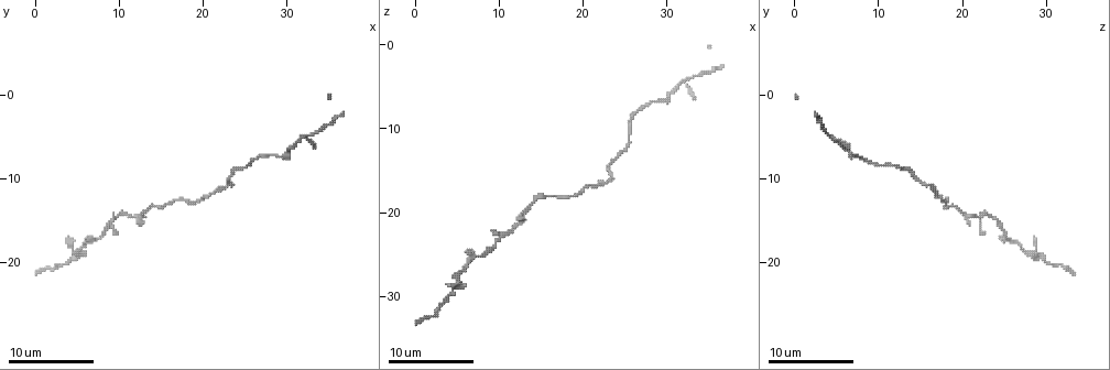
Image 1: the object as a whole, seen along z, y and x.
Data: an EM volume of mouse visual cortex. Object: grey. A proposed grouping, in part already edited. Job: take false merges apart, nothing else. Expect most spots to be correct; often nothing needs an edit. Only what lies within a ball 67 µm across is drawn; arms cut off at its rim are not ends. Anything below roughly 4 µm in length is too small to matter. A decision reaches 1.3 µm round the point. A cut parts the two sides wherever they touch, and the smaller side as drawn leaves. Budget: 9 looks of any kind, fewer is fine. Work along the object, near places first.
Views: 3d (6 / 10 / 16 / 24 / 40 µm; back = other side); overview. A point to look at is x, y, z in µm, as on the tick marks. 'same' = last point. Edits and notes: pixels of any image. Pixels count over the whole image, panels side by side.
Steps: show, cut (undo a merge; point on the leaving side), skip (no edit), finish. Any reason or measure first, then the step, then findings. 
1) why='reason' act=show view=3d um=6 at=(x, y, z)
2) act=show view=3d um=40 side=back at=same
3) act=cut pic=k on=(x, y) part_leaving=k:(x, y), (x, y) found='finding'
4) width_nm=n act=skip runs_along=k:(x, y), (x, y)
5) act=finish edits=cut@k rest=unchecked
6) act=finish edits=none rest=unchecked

why='calibre changes' act=show view=3d um=6 at=(13.2, 14.0, 20.2)

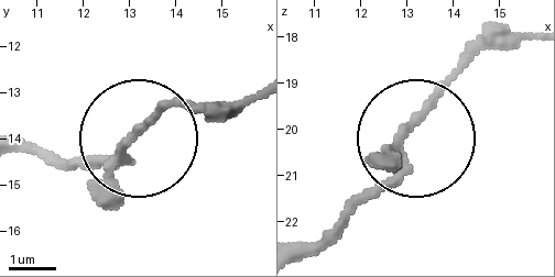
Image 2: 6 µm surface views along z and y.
why='from behind' act=show view=3d um=6 side=back at=(13.00, 14.00, 20.05)

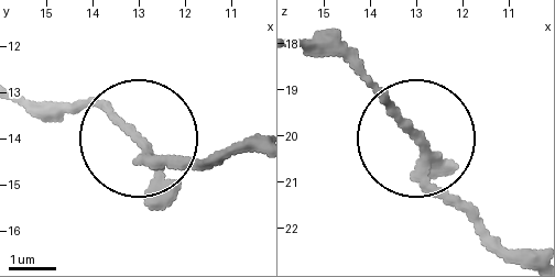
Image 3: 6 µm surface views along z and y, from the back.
act=skip runs_along=3:(301, 50), (348, 69), (486, 231) found='all the same neuron'

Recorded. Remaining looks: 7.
why='sudden change in width' act=show view=3d um=16 at=(26.0, 8.0, 9.0)

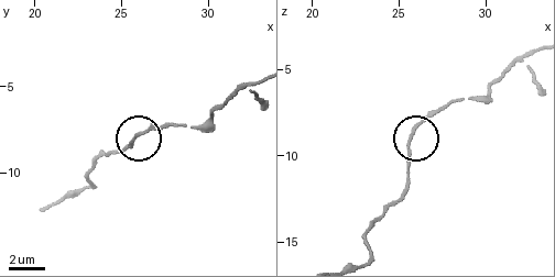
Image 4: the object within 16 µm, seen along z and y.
act=skip runs_along=4:(67, 198), (94, 186), (89, 173), (98, 159), (163, 125) found='continuous, no second neuron'

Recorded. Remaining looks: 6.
why='narrows sharply' act=show view=3d um=16 at=(16.6, 12.6, 18.2)

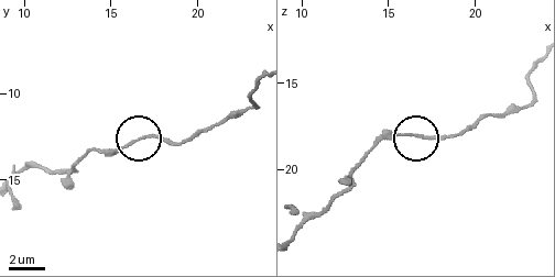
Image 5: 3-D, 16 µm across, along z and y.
act=skip runs_along=5:(483, 118), (449, 135), (376, 135) found='one neuron here'

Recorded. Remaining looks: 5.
why='narrows sharply' act=show view=3d um=10 at=(7.8, 16.6, 25.0)

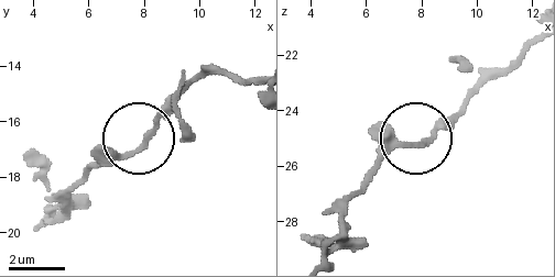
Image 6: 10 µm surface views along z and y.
act=skip runs_along=6:(536, 37), (454, 120), (394, 151), (361, 184) found='continuous, no second neuron'

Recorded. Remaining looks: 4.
act=finish edits=none rest=unchecked

